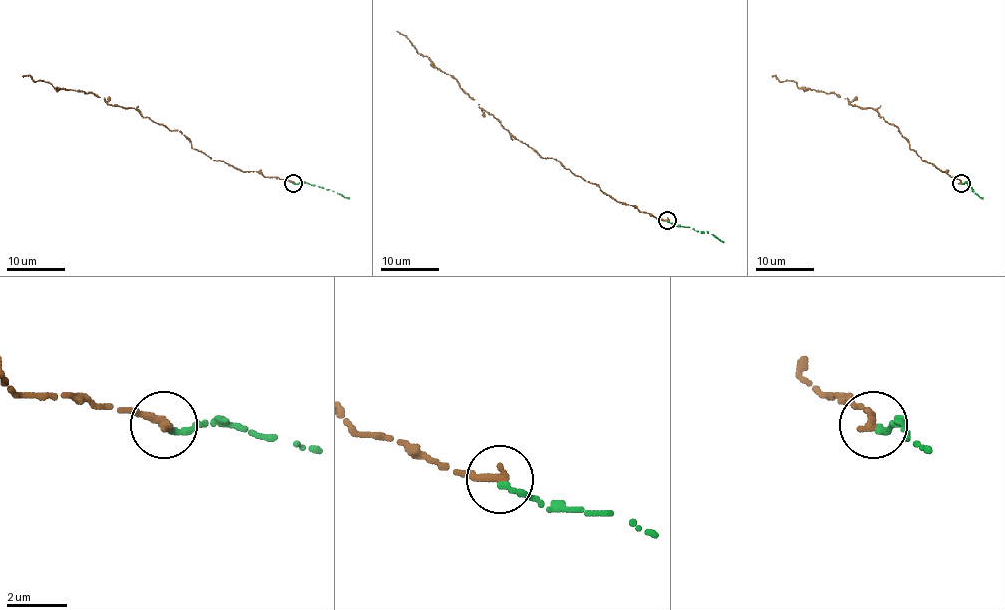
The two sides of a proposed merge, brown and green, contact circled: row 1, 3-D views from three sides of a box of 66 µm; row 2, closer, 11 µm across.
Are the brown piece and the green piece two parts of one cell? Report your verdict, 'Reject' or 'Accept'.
Accept

